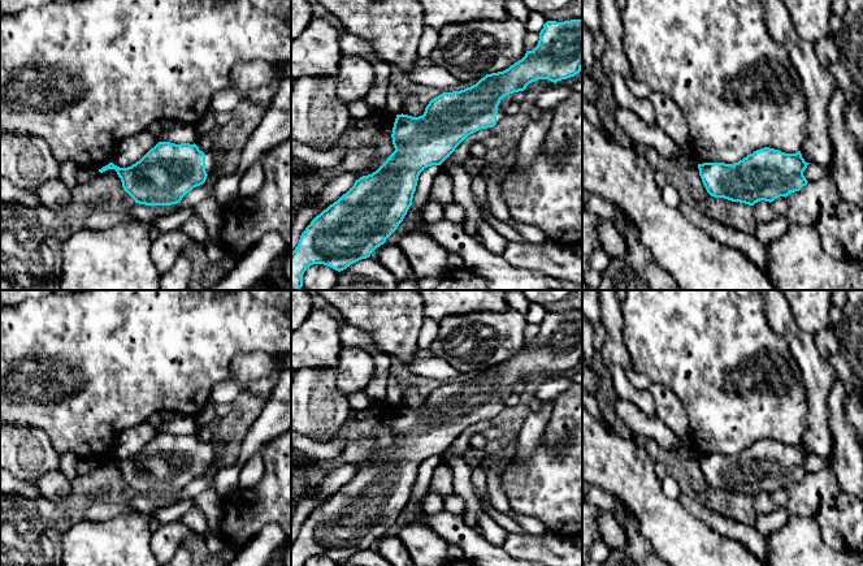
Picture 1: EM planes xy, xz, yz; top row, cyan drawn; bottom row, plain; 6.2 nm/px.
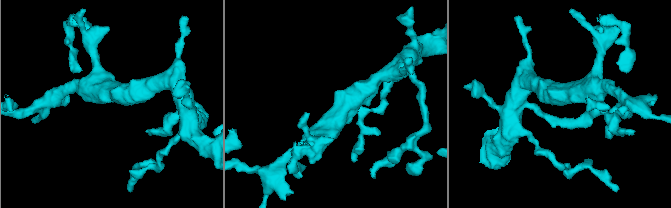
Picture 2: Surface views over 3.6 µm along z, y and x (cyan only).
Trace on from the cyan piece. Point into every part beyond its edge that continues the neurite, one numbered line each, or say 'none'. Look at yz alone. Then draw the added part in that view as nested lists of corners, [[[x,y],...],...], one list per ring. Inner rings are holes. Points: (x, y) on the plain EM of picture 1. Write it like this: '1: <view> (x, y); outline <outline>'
none

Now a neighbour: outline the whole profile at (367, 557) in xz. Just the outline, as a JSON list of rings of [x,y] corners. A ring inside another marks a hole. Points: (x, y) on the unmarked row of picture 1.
[[[367,549],[351,556],[339,566],[393,566],[393,563],[386,561],[378,552]]]

